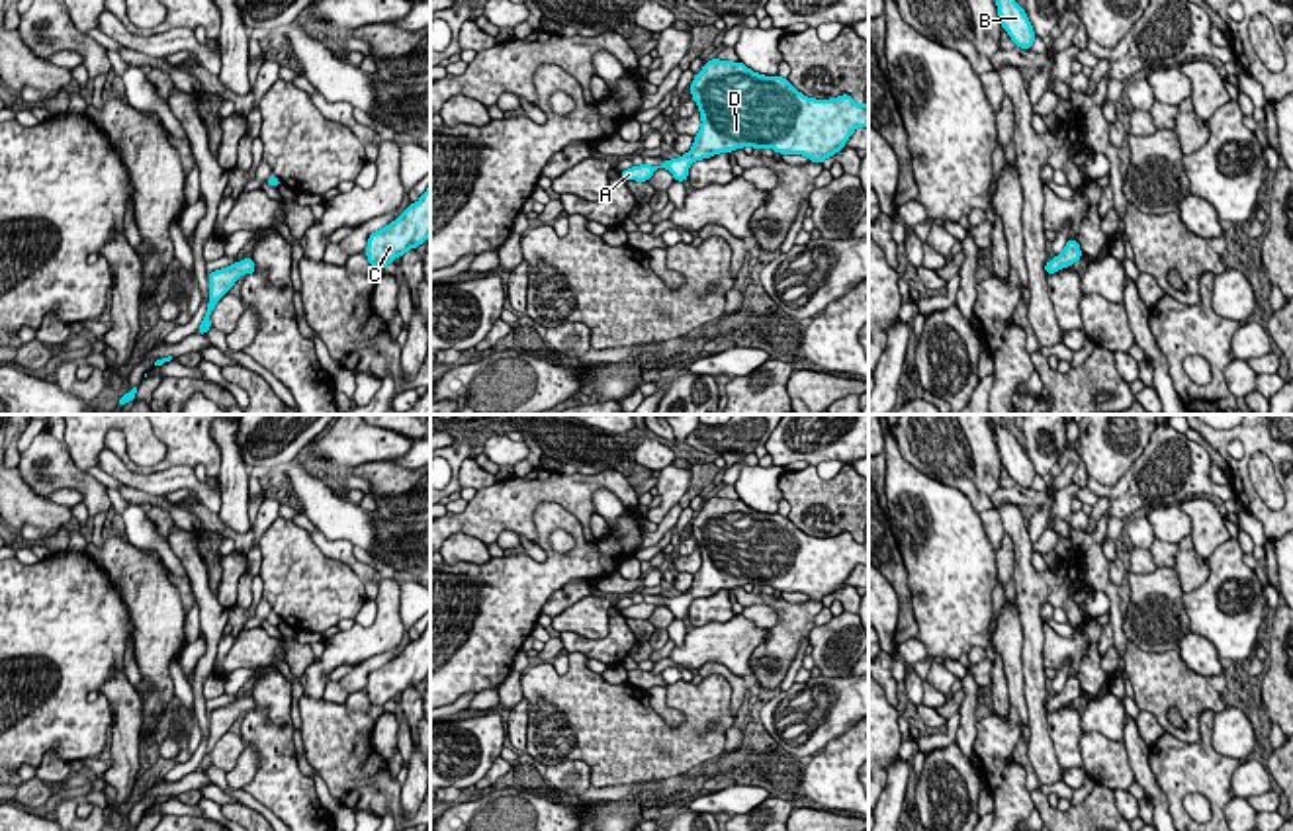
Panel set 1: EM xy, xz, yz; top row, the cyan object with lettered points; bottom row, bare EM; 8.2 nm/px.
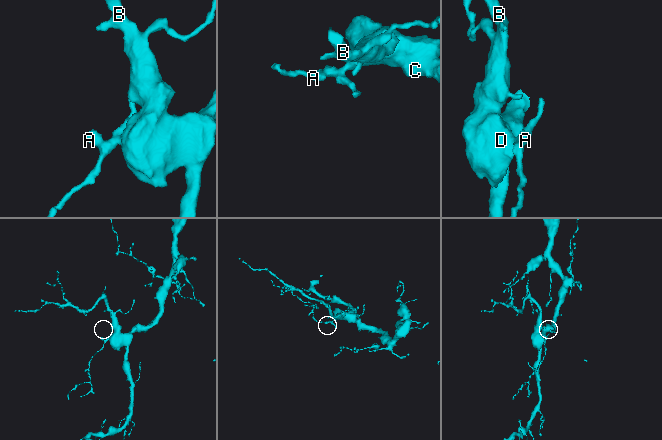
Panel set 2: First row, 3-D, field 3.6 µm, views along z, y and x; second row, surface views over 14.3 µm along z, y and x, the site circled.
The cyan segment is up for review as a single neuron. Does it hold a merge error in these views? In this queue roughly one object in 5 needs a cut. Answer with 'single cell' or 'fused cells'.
single cell

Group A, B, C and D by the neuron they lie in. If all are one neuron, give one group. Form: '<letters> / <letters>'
A B C D

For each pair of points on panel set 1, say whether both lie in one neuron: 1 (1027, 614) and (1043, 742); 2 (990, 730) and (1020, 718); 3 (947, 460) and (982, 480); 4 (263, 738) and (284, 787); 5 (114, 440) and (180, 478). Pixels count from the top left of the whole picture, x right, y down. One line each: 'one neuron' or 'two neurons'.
1: one neuron
2: one neuron
3: two neurons
4: one neuron
5: two neurons

